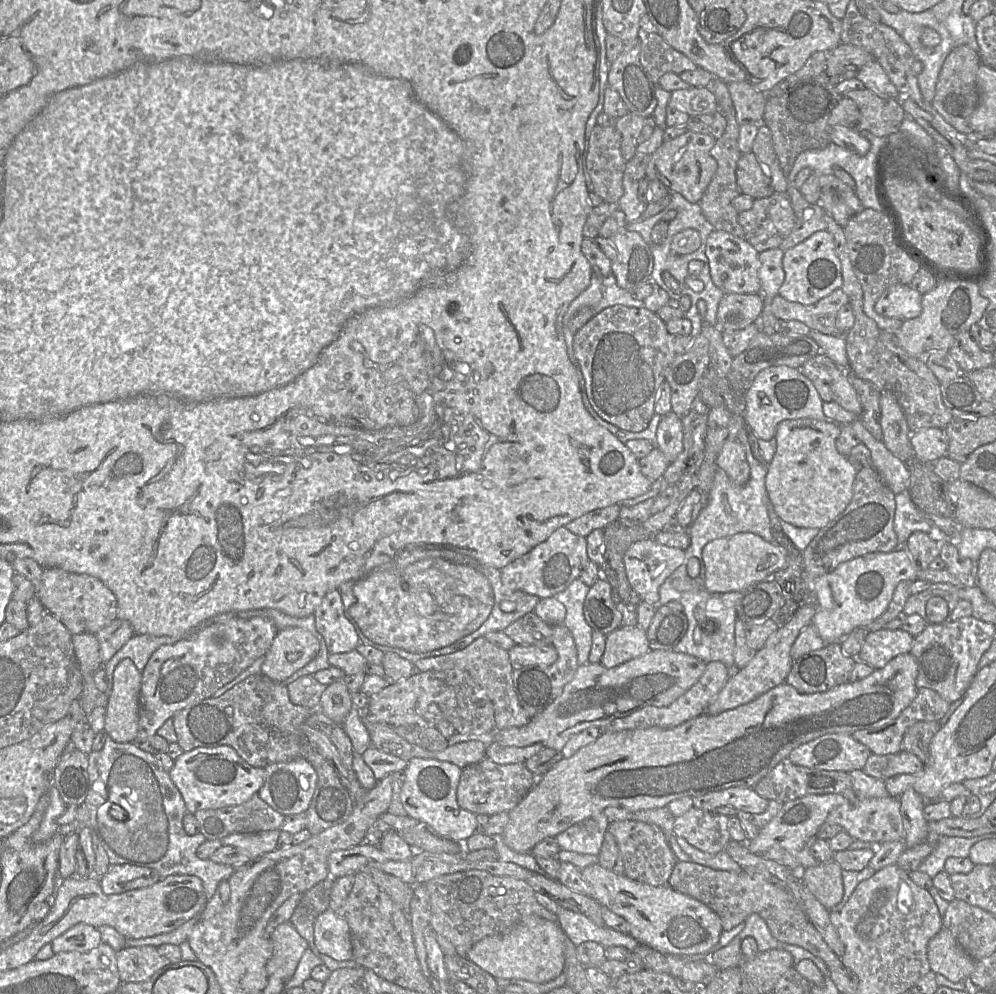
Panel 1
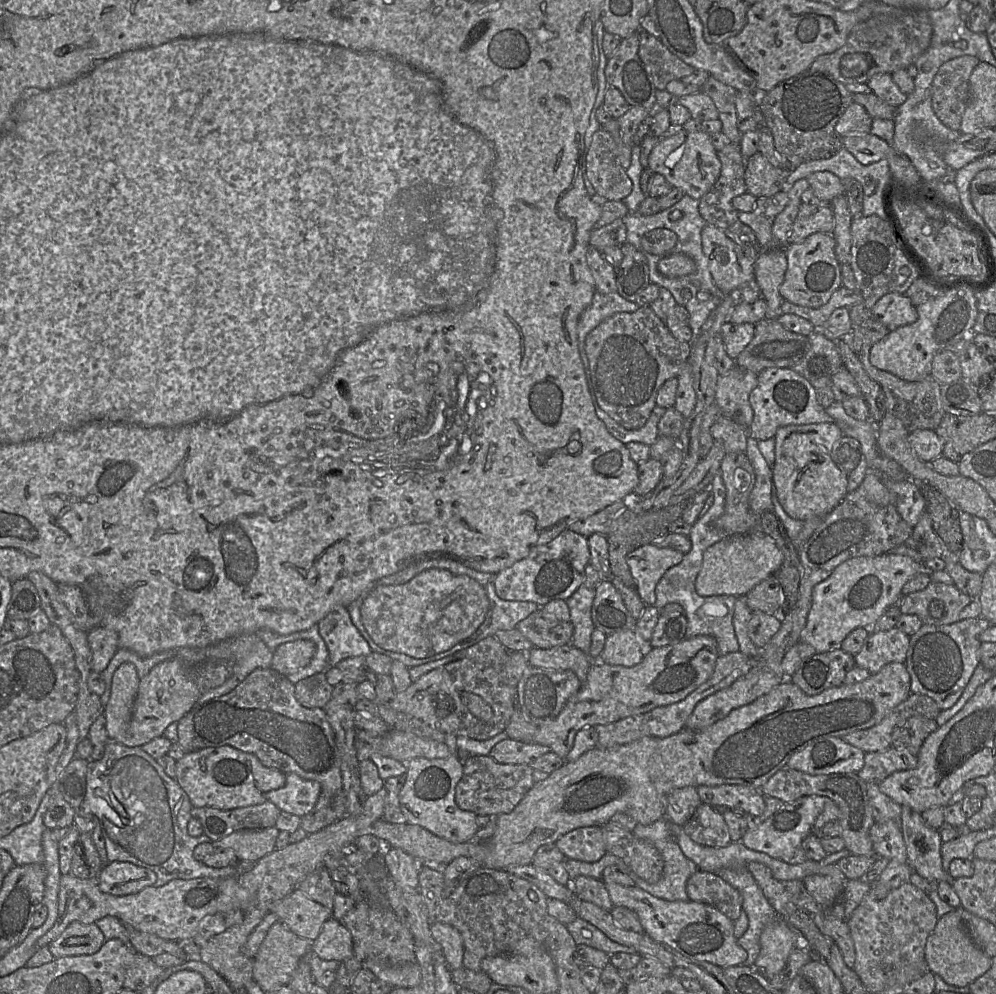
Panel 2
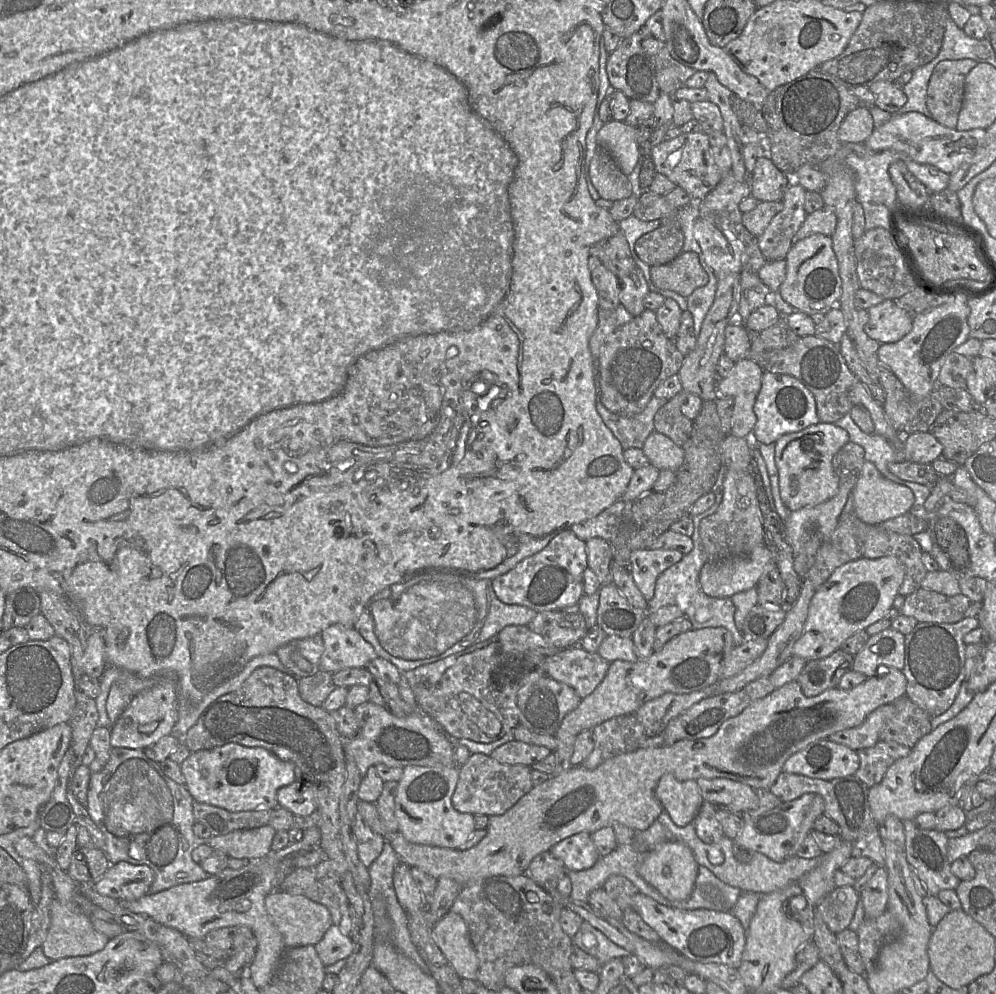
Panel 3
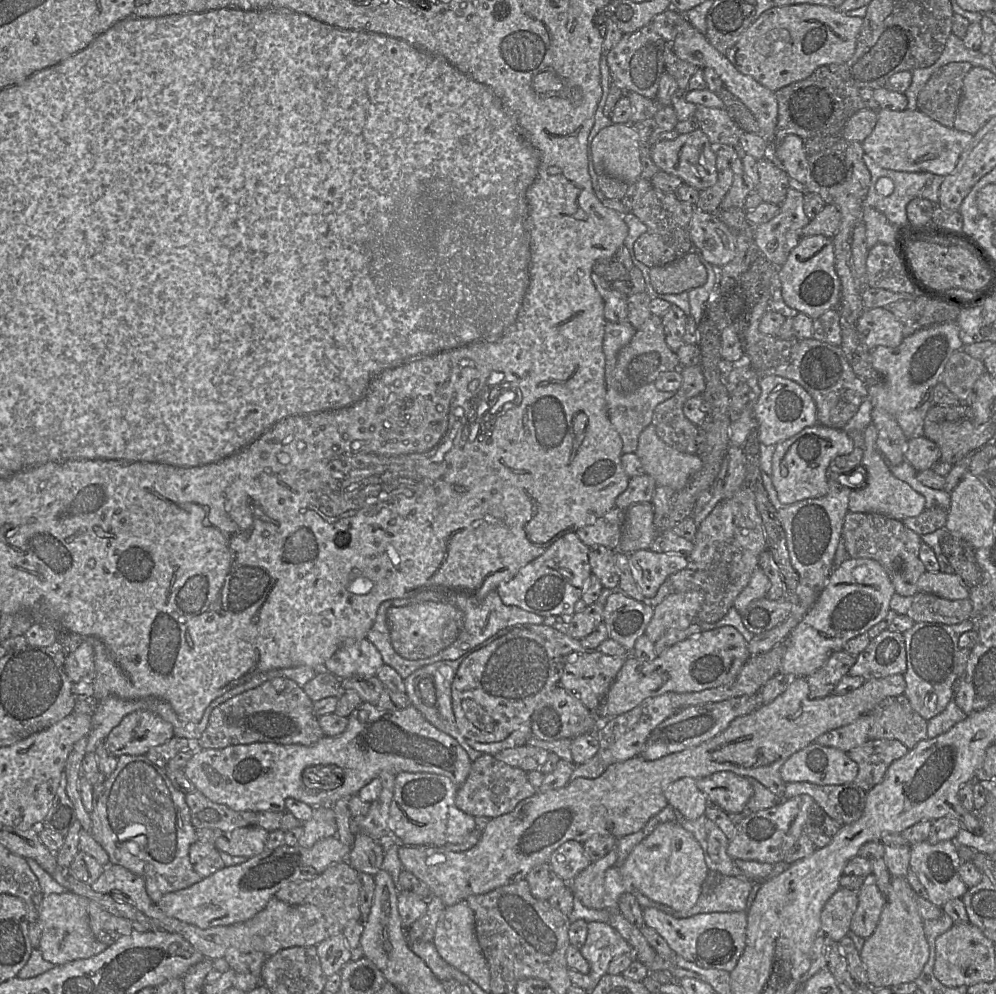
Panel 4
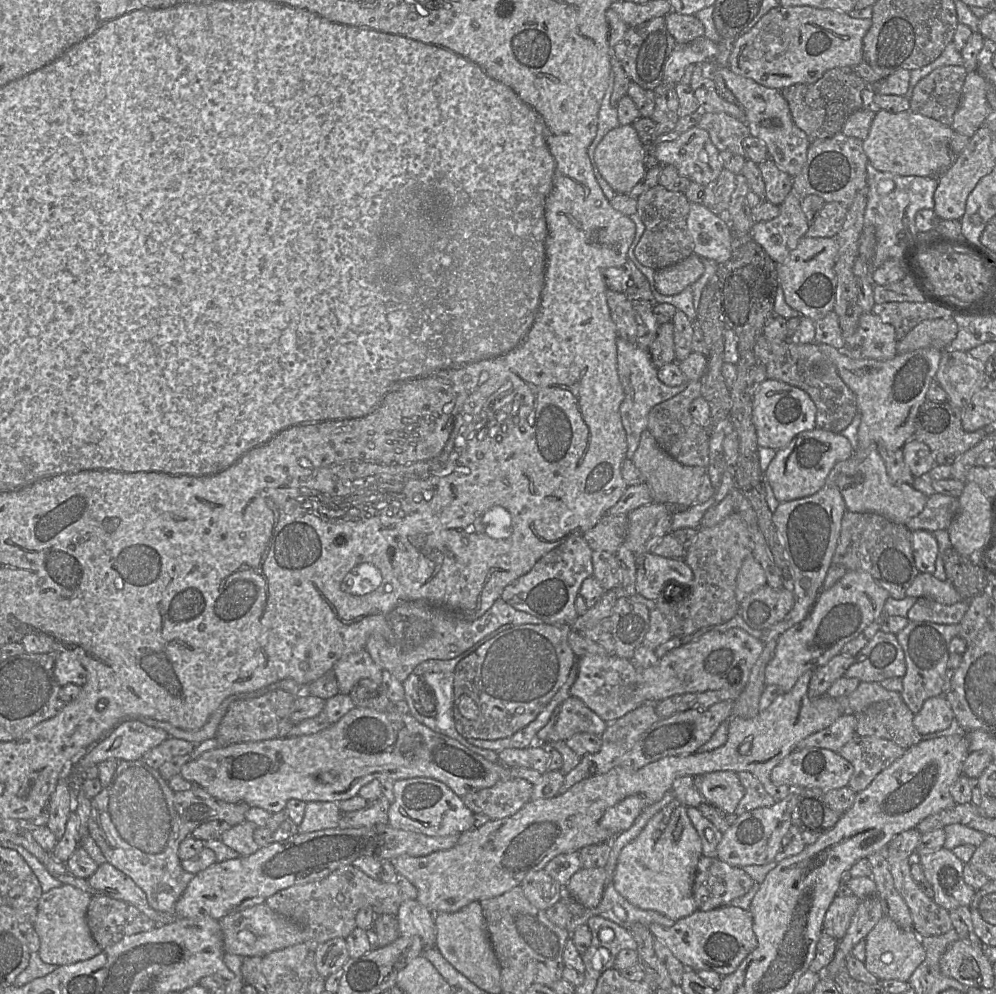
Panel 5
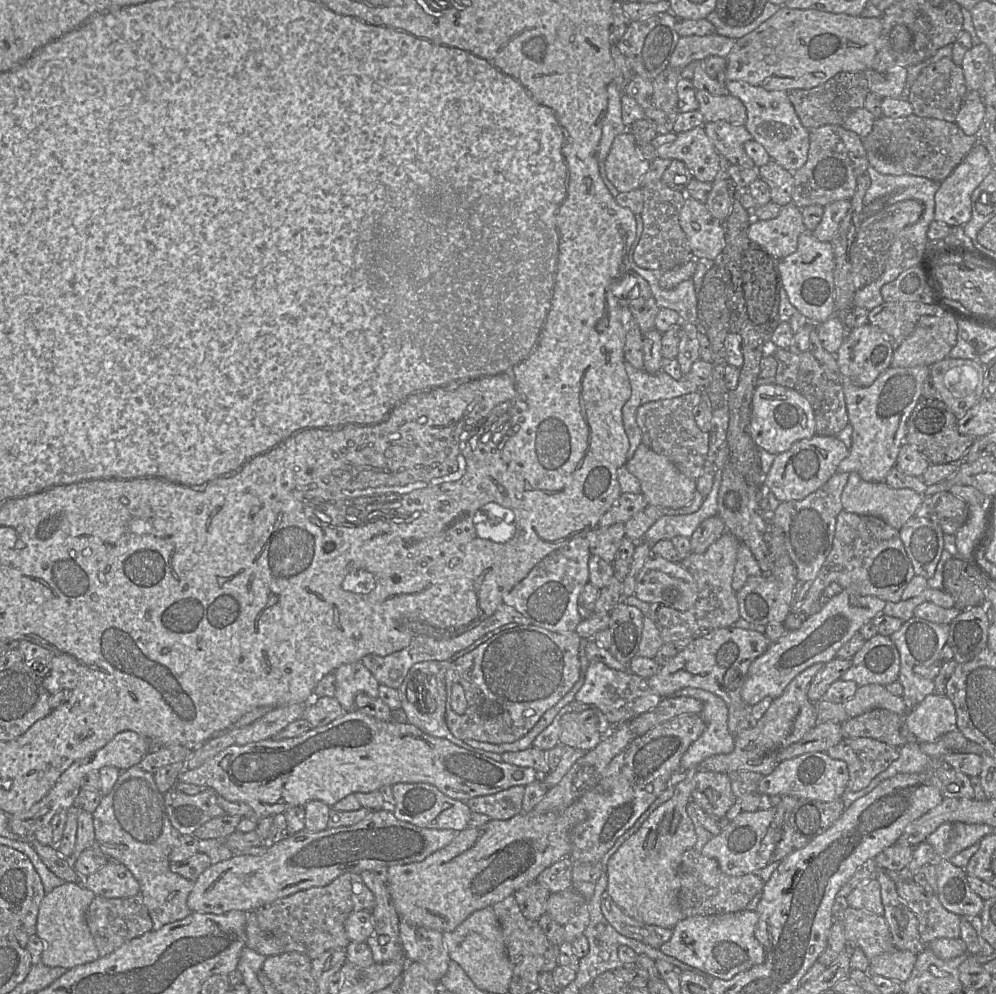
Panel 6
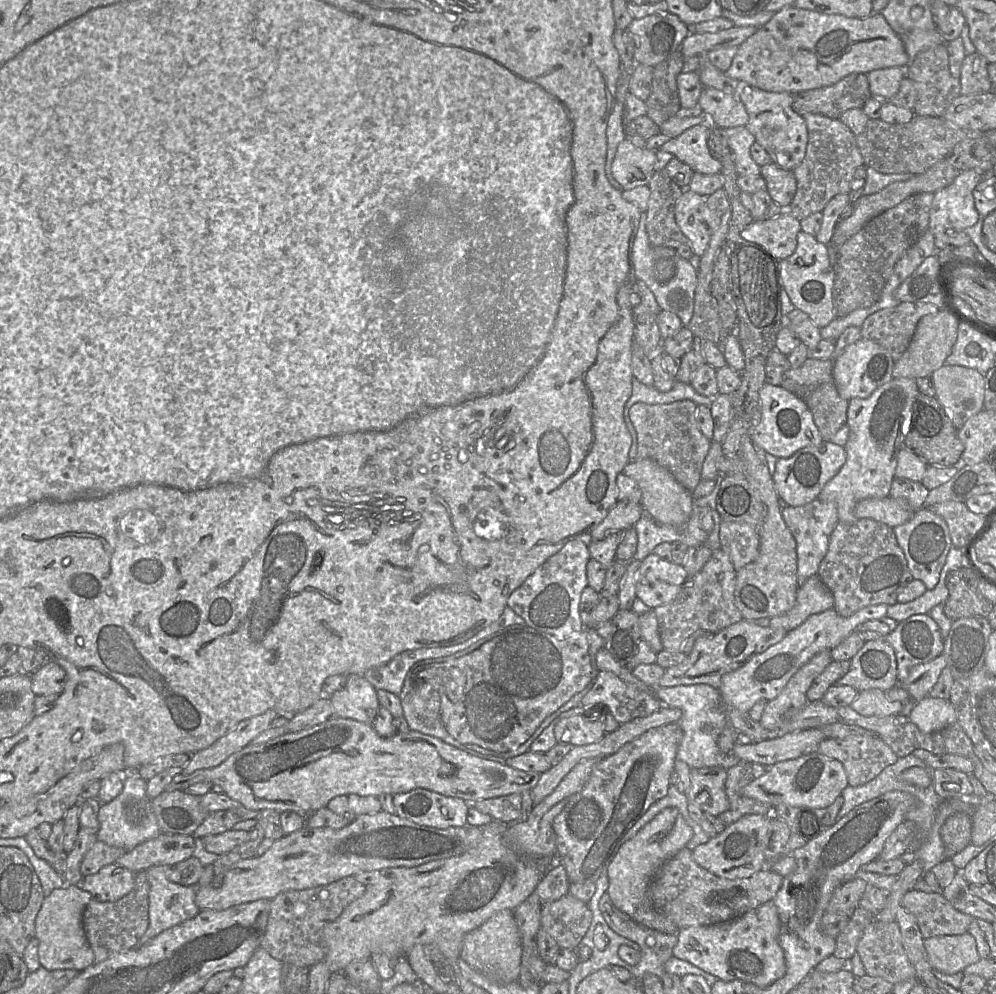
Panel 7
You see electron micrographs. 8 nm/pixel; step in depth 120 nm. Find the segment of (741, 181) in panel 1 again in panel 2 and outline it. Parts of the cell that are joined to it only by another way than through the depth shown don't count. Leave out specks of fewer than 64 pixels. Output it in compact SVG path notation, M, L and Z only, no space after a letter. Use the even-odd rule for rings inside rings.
M760 152L746 160L745 185L747 193L756 198L772 197L786 190L786 175L780 167L773 166Z

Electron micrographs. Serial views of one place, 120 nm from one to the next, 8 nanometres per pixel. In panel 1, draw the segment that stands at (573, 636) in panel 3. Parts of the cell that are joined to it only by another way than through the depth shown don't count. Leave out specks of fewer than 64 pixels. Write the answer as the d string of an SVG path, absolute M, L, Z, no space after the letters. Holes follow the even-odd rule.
M534 612L519 618L503 631L516 645L551 645L553 625L541 620Z

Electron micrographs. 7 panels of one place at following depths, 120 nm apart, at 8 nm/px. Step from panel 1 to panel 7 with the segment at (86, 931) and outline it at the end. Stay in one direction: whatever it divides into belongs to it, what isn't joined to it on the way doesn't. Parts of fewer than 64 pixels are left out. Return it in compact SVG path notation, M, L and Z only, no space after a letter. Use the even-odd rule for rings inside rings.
M65 884L44 897L35 919L35 938L39 940L38 956L42 967L47 970L72 969L82 971L93 965L94 952L82 926L82 914L92 899L88 891L78 885Z

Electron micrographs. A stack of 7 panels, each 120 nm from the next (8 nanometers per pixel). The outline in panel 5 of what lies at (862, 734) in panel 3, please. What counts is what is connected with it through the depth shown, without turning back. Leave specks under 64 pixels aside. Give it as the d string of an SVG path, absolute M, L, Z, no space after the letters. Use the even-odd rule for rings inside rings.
M846 712L829 727L801 740L795 750L818 747L838 752L856 736L857 715Z

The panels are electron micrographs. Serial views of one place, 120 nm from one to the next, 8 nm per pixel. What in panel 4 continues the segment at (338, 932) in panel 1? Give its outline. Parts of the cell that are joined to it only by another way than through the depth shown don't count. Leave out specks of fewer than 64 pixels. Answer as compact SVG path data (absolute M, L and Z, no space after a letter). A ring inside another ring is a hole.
M342 933L321 941L316 946L316 950L321 969L326 977L339 973L342 967L351 960L351 952Z

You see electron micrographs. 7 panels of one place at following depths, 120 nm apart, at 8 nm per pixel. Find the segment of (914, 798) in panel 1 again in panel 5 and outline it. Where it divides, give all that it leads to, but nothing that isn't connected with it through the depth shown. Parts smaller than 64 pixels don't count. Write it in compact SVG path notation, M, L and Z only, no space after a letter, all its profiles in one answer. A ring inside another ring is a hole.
M944 847L931 853L915 856L933 888L933 900L951 911L961 906L969 907L975 890L963 878L964 863L952 850Z

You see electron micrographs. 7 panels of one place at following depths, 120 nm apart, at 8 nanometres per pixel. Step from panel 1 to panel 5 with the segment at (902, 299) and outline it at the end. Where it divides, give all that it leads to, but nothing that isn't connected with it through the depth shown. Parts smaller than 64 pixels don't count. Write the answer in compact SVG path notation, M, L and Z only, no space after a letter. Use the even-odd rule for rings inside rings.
M872 312L862 313L856 331L842 350L854 359L890 360L897 355L895 329Z

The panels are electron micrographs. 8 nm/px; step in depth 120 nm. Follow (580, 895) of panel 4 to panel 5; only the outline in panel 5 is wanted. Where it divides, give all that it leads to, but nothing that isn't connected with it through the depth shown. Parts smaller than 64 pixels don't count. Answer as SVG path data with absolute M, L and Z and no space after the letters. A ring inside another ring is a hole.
M605 867L581 868L565 886L565 893L574 898L586 909L596 908L606 887Z

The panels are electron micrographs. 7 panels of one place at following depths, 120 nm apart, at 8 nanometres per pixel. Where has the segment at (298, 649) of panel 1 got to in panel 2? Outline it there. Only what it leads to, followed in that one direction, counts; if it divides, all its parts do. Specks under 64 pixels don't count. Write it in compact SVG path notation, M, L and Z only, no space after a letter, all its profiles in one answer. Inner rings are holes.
M294 640L279 645L273 652L271 668L287 676L306 667L316 651L310 640Z

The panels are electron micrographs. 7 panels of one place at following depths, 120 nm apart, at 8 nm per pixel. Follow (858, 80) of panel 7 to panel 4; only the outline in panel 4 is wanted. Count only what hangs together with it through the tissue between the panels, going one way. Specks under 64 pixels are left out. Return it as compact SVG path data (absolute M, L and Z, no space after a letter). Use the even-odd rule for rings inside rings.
M822 66L808 78L777 90L775 96L778 119L774 144L788 135L797 135L802 139L807 156L824 151L841 140L847 121L859 110L868 108L859 95L859 88L848 84L828 66Z

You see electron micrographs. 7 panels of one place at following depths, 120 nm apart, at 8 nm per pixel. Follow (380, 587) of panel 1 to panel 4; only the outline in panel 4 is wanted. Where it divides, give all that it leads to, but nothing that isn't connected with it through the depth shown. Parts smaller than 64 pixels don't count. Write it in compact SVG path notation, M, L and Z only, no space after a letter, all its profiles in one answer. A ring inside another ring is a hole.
M445 589L420 590L411 596L383 602L366 639L379 651L384 664L391 666L405 679L417 669L442 660L456 660L467 650L485 641L506 627L529 624L541 625L544 617L523 610L515 605L505 605L496 590L490 591L483 600L470 595Z

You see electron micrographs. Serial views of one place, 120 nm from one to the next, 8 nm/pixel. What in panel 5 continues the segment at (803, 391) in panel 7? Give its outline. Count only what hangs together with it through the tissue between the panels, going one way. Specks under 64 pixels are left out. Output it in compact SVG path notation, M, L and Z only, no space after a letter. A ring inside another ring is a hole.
M763 334L754 346L758 363L766 367L767 378L782 381L805 391L816 406L816 427L841 433L858 412L856 396L843 382L834 363L820 350L818 343L795 344L790 340L771 341Z

